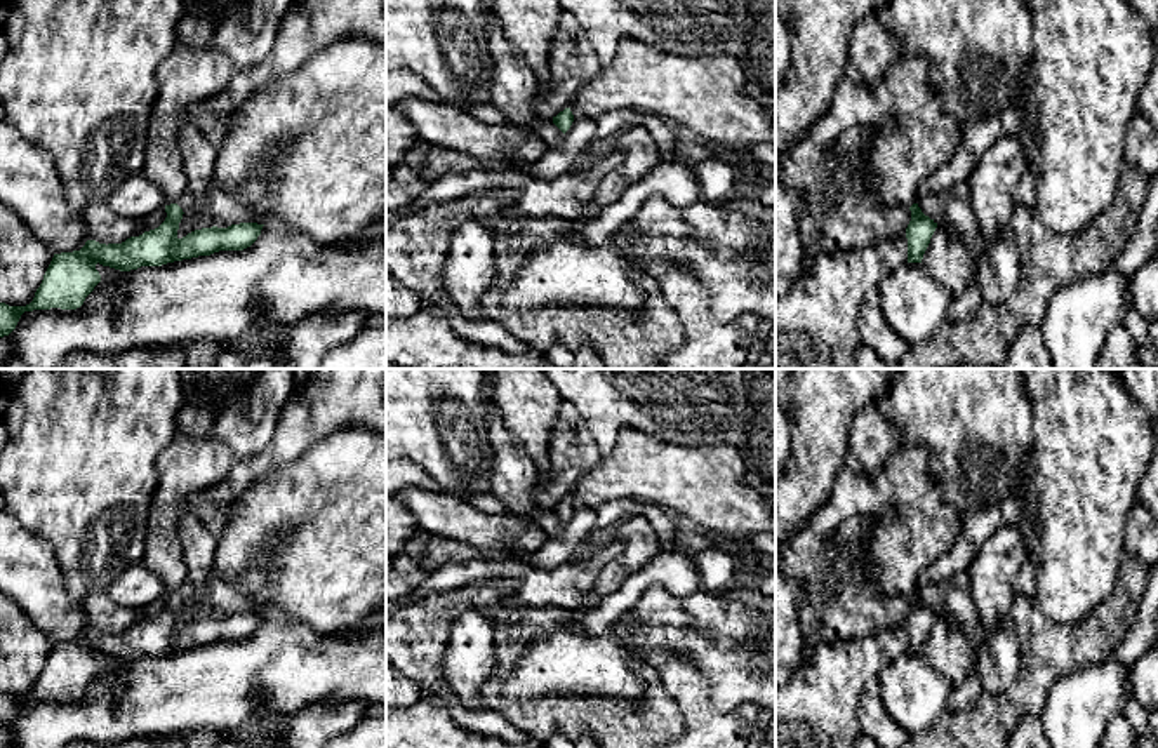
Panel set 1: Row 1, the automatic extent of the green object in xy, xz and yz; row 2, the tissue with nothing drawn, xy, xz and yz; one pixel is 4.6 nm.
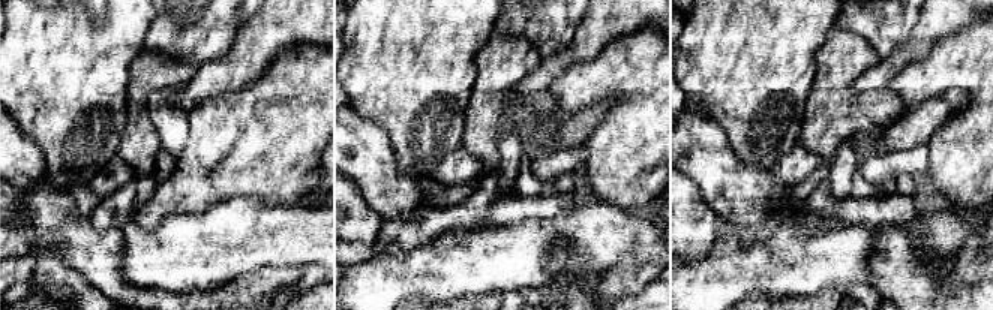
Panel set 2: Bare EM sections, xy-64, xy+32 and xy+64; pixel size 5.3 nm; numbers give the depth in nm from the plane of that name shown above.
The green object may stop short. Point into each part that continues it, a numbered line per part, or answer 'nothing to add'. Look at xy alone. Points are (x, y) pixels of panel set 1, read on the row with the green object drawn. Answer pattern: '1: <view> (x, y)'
1: xy (186, 200)

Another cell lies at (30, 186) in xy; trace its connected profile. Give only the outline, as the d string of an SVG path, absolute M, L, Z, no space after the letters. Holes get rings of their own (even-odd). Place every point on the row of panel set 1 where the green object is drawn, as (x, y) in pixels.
M0 118L0 205L7 205L54 254L80 250L87 242L82 209L77 210L66 202L54 157L5 118Z

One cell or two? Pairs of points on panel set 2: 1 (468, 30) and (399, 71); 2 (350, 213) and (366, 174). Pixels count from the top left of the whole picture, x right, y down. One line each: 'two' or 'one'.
1: one
2: two

